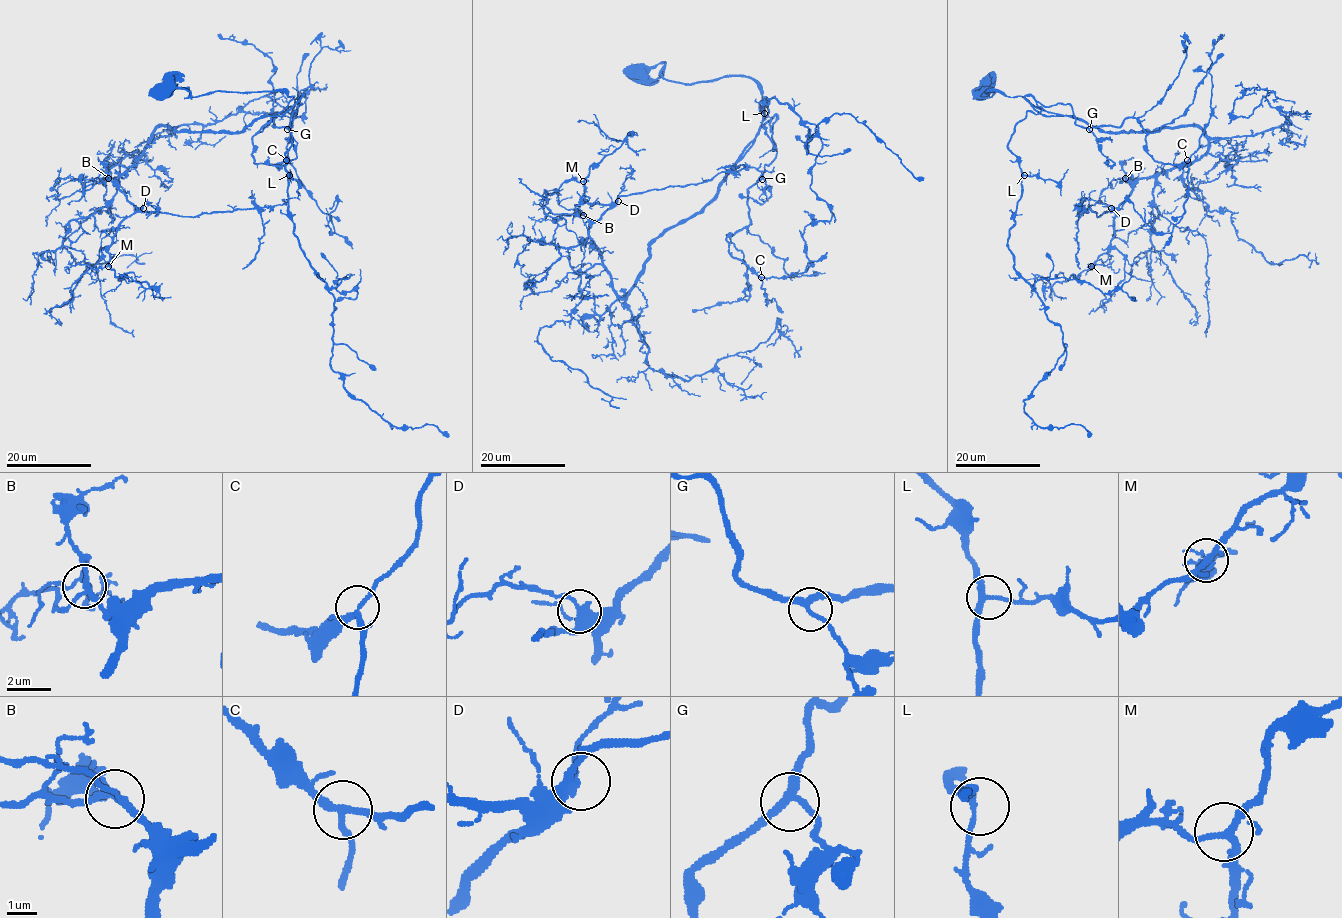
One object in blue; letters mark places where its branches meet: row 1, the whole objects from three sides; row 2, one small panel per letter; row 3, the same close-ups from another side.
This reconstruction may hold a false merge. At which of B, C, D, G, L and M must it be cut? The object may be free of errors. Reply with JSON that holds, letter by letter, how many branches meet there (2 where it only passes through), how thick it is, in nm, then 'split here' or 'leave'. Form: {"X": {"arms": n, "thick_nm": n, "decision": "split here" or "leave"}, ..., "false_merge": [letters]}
{"B": {"arms": 3, "thick_nm": 200, "decision": "leave"}, "C": {"arms": 3, "thick_nm": 220, "decision": "leave"}, "D": {"arms": 3, "thick_nm": 280, "decision": "leave"}, "G": {"arms": 3, "thick_nm": 240, "decision": "leave"}, "L": {"arms": 3, "thick_nm": 220, "decision": "leave"}, "M": {"arms": 3, "thick_nm": 220, "decision": "leave"}, "false_merge": []}

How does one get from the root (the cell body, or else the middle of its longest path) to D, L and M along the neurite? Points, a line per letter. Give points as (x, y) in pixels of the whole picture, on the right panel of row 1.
D: (979, 92), (1023, 96), (1105, 132), (1202, 132), (1202, 155), (1141, 177), (1111, 208)
L: (979, 92), (1023, 96), (1054, 114), (1039, 114), (1025, 97), (1042, 109), (1027, 111), (1008, 144), (1024, 175)
M: (979, 92), (1023, 96), (1105, 132), (1202, 132), (1197, 159), (1138, 180), (1091, 266)

